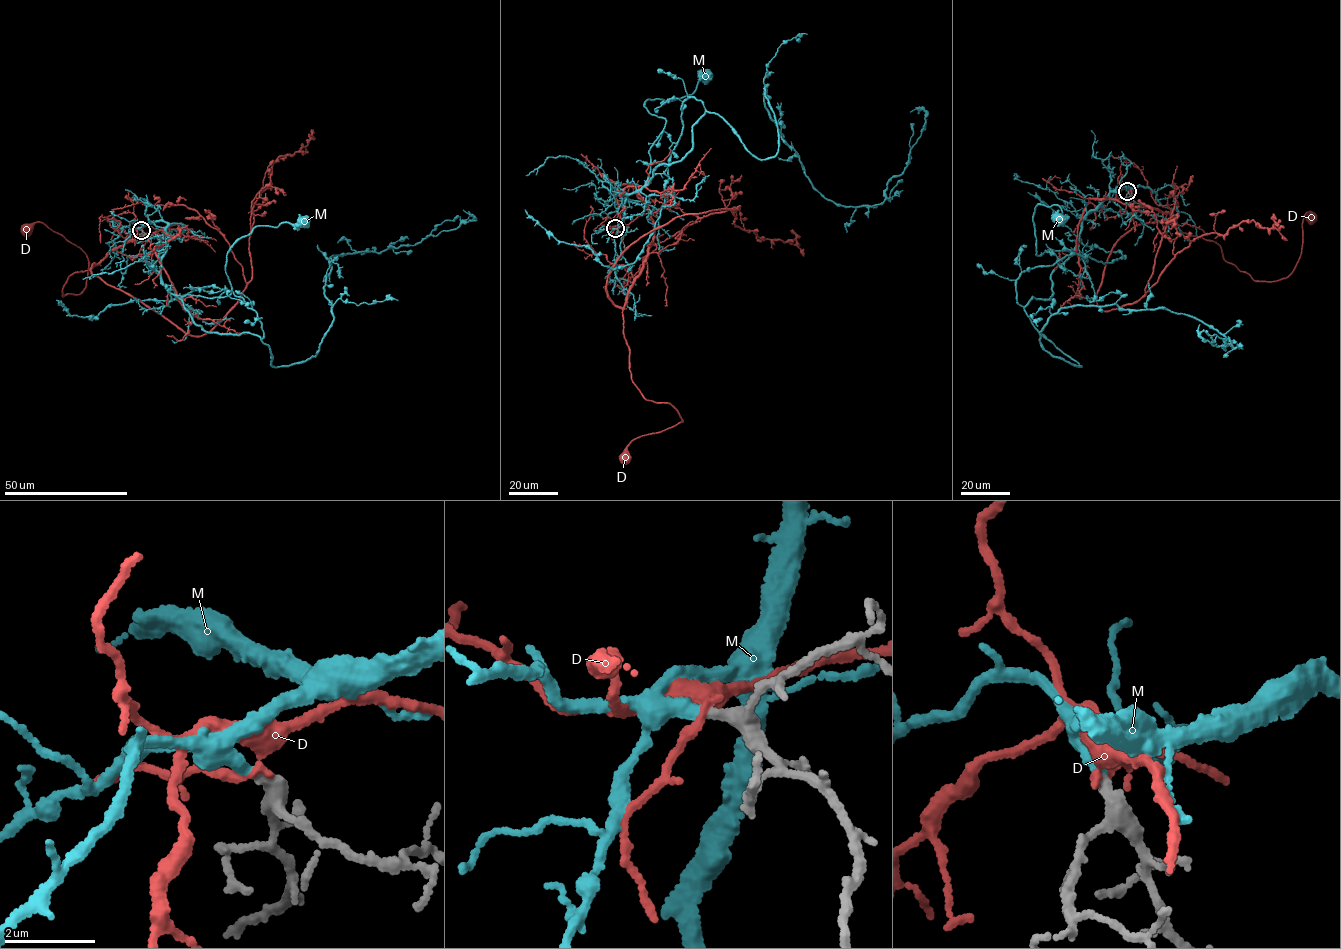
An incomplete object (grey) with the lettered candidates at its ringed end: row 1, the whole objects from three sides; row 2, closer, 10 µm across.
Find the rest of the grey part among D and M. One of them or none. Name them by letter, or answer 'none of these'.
M

